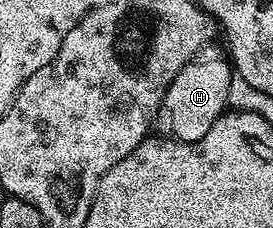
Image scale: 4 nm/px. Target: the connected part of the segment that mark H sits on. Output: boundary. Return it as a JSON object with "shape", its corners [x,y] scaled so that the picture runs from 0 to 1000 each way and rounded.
{"shape":[[[773,193],[733,219],[700,276],[652,316],[637,360],[612,386],[571,522],[590,592],[692,632],[747,605],[799,513],[821,500],[857,316],[824,224],[791,206],[795,197]]]}

